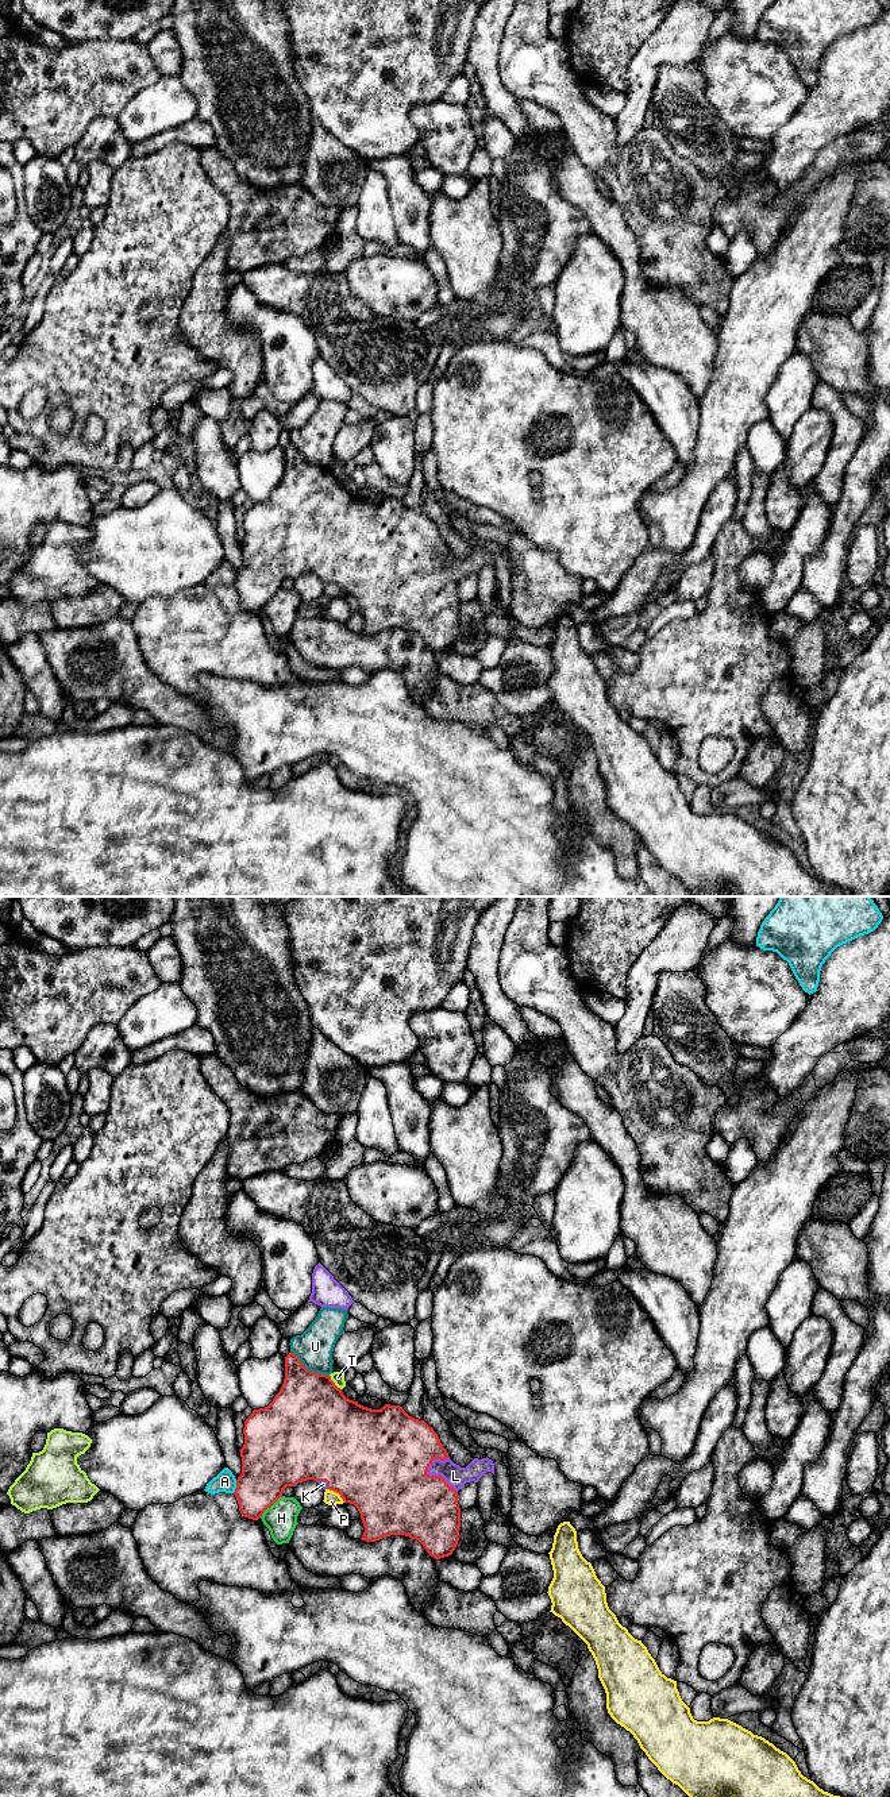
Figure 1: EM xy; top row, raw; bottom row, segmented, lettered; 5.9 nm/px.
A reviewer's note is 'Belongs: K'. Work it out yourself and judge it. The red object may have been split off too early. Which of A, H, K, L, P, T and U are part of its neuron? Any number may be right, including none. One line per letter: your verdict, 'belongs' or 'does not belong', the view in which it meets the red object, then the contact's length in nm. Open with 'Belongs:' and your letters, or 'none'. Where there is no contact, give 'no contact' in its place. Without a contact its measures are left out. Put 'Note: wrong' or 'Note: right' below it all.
Belongs: K
A: does not belong; contact in xy; length 80 nm
H: does not belong; contact in xy; length 190 nm
K: belongs; contact in xy; length 80 nm
L: does not belong; contact in xy; length 240 nm
P: does not belong; contact in xy; length 140 nm
T: does not belong; contact in xy; length 120 nm
U: does not belong; contact in xy; length 280 nm
Note: right

